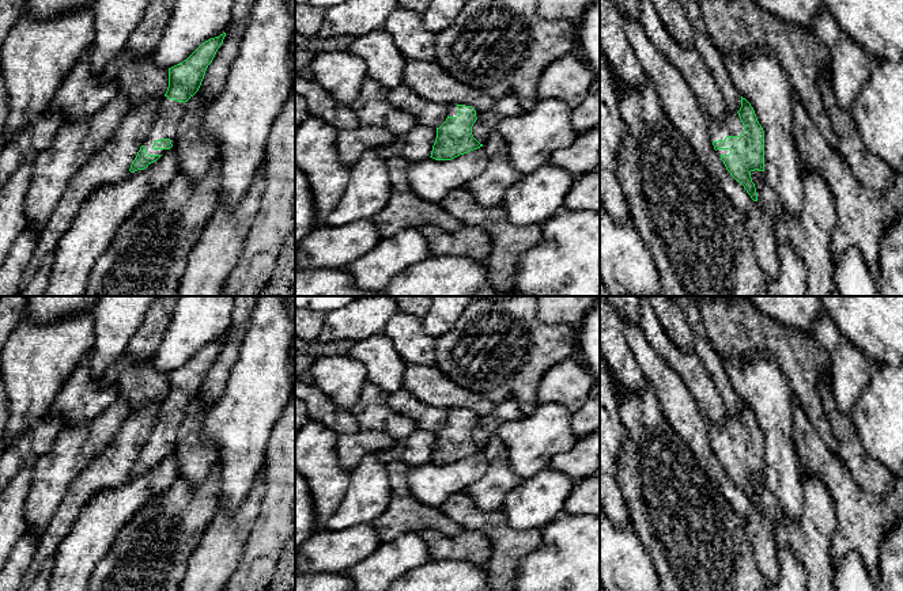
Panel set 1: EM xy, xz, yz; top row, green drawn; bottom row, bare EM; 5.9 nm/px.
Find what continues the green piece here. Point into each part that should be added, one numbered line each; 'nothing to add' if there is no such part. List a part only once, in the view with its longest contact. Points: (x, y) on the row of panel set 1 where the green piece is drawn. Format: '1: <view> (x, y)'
1: yz (730, 125)

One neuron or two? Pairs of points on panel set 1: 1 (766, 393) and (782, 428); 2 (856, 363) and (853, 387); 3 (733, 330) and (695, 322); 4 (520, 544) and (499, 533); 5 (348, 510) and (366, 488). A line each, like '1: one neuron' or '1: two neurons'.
1: one neuron
2: one neuron
3: two neurons
4: one neuron
5: one neuron

